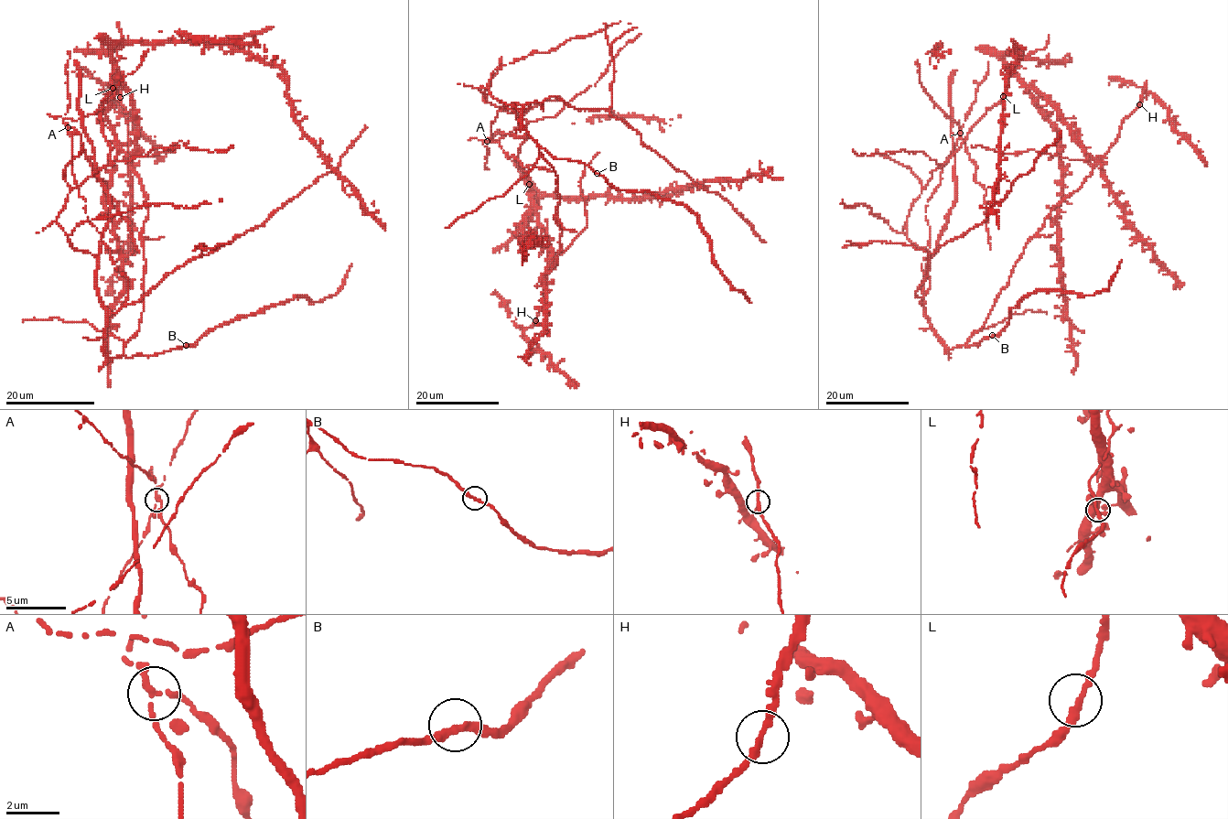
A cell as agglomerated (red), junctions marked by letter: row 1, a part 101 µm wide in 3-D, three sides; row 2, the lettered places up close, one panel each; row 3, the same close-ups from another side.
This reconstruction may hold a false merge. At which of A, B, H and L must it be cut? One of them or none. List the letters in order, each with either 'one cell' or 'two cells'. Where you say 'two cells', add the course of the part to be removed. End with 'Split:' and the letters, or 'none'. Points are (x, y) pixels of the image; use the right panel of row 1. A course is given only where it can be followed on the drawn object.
A: two cells; course (961, 132), (964, 150), (976, 165), (975, 180), (985, 190), (985, 227), (991, 250)
B: one cell
H: one cell
L: one cell
Split: A

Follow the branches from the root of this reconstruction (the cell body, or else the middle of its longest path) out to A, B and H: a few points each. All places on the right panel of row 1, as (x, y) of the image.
A: (1020, 258), (985, 325), (964, 345), (949, 349), (925, 312), (923, 282), (954, 201), (953, 122), (961, 132)
B: (1020, 258), (985, 325), (972, 335), (966, 346), (978, 346), (984, 339), (992, 335)
H: (1020, 258), (1025, 243), (1043, 226), (1051, 210), (1082, 184), (1115, 141), (1121, 123), (1139, 104)

